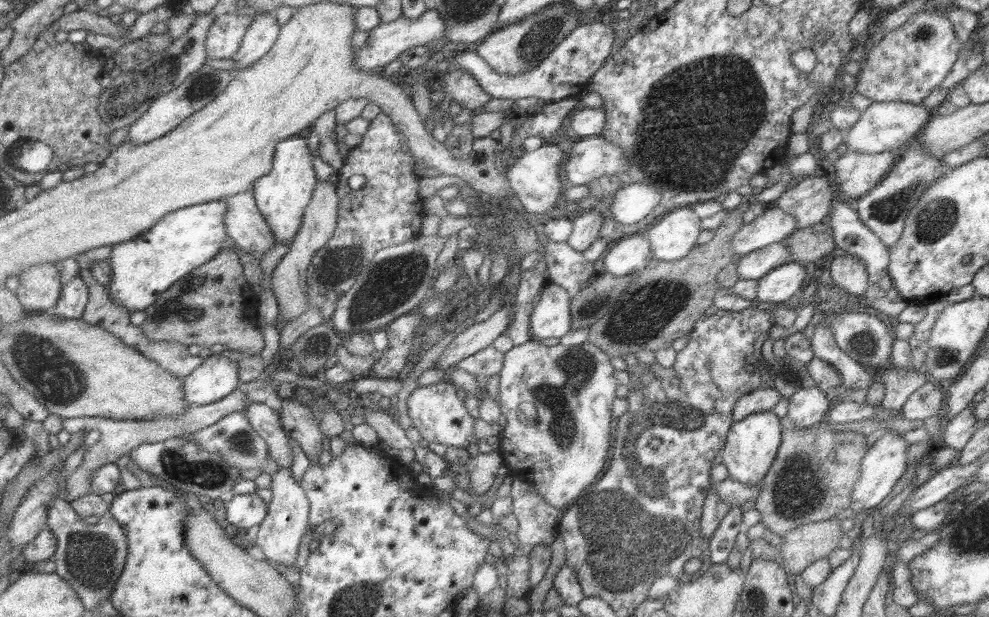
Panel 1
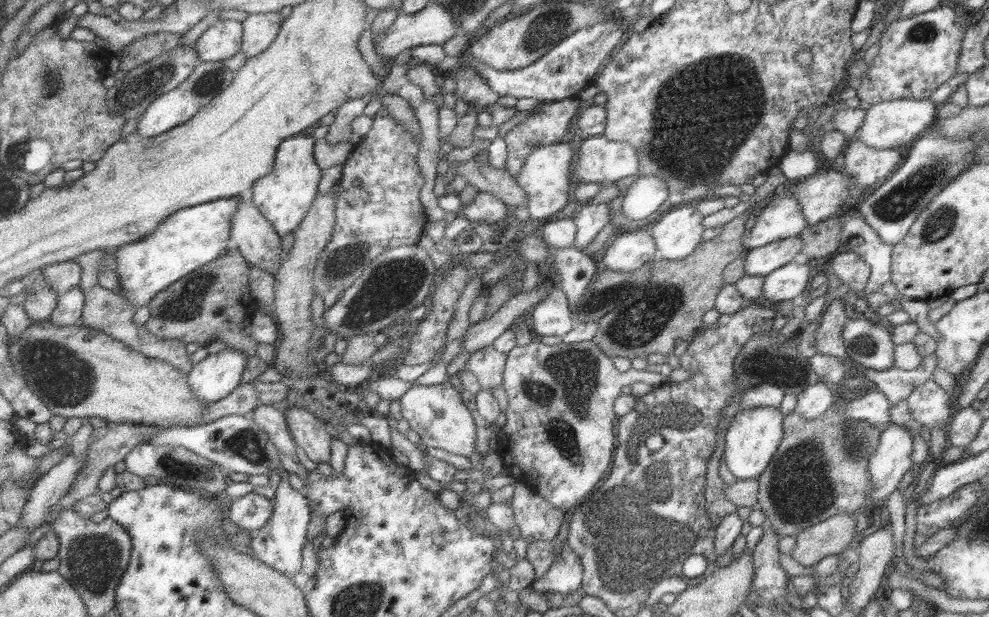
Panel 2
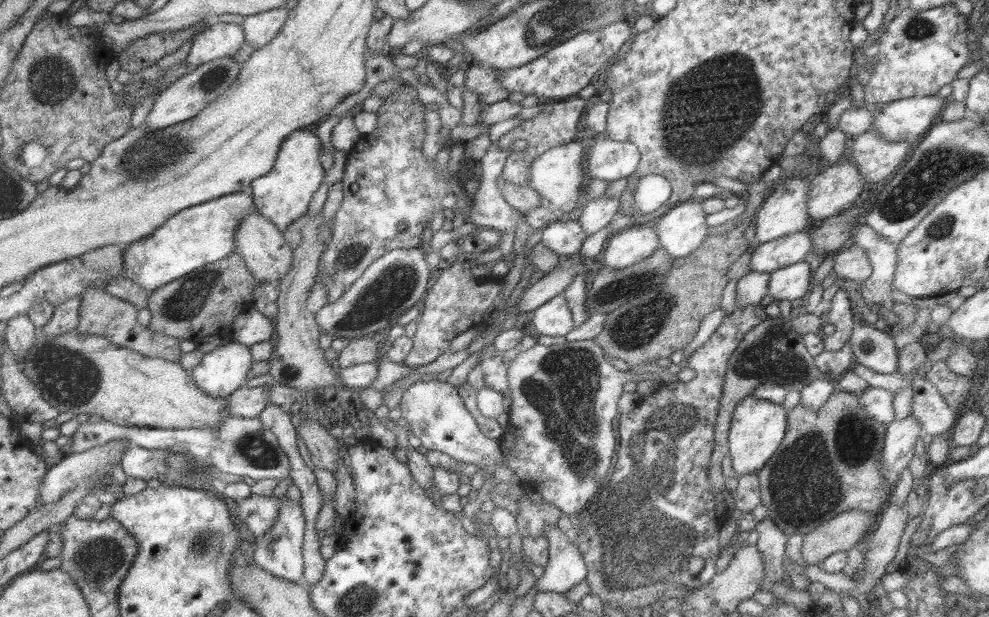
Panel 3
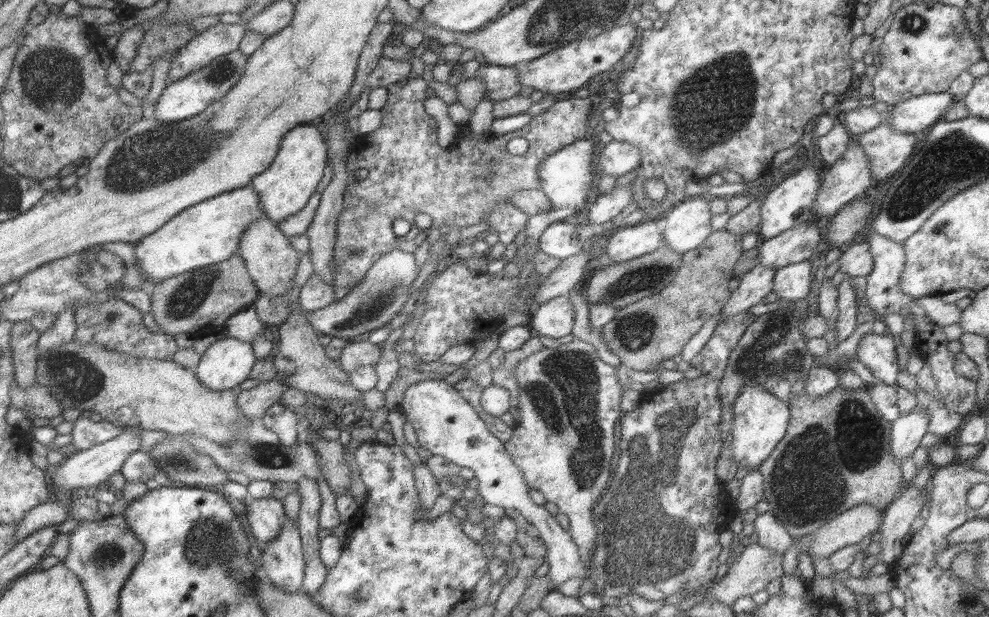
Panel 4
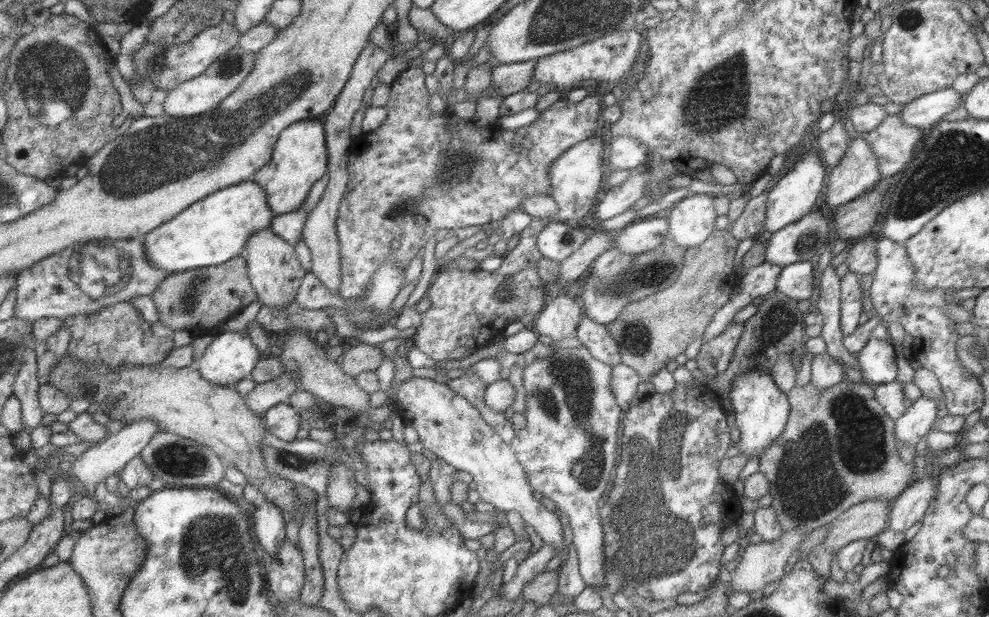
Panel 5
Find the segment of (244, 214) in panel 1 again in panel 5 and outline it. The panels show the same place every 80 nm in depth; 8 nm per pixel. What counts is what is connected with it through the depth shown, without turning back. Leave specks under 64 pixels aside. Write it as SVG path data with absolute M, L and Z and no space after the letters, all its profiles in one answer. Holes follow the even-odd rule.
M262 228L253 233L245 243L246 271L251 288L261 305L285 308L294 302L296 290L300 287L301 277L306 273L299 264L297 253L291 244L270 231Z

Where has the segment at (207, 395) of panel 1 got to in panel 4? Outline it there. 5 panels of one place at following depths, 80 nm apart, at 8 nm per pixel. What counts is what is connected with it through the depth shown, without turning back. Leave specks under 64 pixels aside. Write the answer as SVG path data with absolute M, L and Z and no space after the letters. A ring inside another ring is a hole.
M223 334L203 352L193 370L210 390L237 390L248 379L255 360L249 342Z

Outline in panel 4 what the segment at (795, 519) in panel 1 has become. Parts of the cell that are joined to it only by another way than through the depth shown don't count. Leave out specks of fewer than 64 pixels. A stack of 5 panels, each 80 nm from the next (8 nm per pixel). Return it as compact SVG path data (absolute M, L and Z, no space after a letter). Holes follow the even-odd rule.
M833 388L823 396L790 396L789 418L783 438L773 452L755 470L763 477L764 499L777 522L793 537L800 538L816 530L848 508L870 504L876 509L886 506L900 494L904 485L900 464L891 458L890 426L871 403L867 388L849 390Z

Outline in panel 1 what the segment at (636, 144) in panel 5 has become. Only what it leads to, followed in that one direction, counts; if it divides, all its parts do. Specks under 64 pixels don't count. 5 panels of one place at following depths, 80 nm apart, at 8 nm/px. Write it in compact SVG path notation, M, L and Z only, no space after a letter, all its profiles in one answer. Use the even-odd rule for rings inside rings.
M599 135L575 140L567 161L562 164L565 178L572 185L587 184L602 176L613 176L628 168L623 149Z

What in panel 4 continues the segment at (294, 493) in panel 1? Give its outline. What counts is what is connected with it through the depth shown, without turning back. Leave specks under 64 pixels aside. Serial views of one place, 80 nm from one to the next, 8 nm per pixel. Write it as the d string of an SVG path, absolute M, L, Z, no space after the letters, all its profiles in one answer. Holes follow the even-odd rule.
M284 519L279 534L269 542L263 542L261 550L261 568L265 570L267 582L283 592L297 592L300 590L304 577L304 560L300 547L299 533L296 529L296 521Z

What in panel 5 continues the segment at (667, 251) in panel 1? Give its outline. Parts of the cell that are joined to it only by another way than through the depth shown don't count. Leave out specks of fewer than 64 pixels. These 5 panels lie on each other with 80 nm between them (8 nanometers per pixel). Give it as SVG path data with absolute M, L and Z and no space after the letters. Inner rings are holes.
M688 194L666 213L668 236L677 246L688 249L701 244L714 229L715 209L712 195Z

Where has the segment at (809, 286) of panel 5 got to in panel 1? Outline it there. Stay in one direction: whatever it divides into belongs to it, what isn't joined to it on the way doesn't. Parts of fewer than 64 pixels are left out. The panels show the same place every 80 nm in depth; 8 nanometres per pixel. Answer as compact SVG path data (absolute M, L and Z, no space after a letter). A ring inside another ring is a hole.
M790 260L758 278L756 300L759 300L760 304L790 302L799 295L803 280L805 280L804 264Z

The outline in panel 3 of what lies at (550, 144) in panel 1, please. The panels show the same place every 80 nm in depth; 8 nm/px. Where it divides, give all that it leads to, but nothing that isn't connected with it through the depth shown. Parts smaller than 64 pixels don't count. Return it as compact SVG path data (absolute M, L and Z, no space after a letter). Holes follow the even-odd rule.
M573 140L567 144L554 146L533 159L528 175L528 184L525 185L539 193L540 203L539 206L525 214L525 222L527 222L530 232L540 231L546 224L560 220L561 215L565 216L577 206L579 196L585 189L583 187L583 178L586 178L583 166L583 156L585 155L583 146L579 141Z

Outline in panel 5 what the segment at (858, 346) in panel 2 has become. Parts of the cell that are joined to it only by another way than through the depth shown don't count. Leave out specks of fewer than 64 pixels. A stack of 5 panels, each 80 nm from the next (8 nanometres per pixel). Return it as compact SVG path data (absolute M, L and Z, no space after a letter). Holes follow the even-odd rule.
M873 337L855 354L858 369L867 384L894 382L897 374L896 345L889 339L879 340Z

